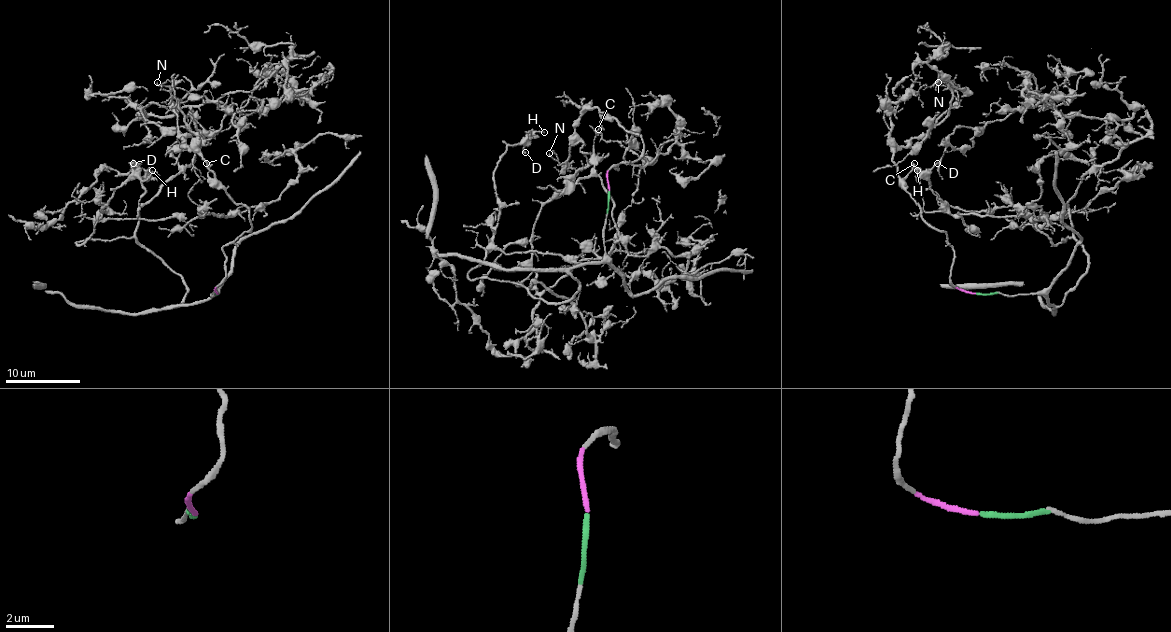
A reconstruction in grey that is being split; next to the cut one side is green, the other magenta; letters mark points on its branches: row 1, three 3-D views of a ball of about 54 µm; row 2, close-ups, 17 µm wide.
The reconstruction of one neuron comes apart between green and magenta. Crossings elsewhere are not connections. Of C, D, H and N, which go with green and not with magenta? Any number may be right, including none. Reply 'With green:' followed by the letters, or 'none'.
With green: D, H

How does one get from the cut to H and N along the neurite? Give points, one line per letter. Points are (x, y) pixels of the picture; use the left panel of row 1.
H: (217, 293), (178, 306), (187, 286), (133, 237), (77, 243), (94, 232), (116, 189), (146, 179), (152, 170)
N: (217, 293), (224, 276), (223, 248), (249, 230), (249, 211), (236, 202), (182, 136), (170, 90), (157, 82)

